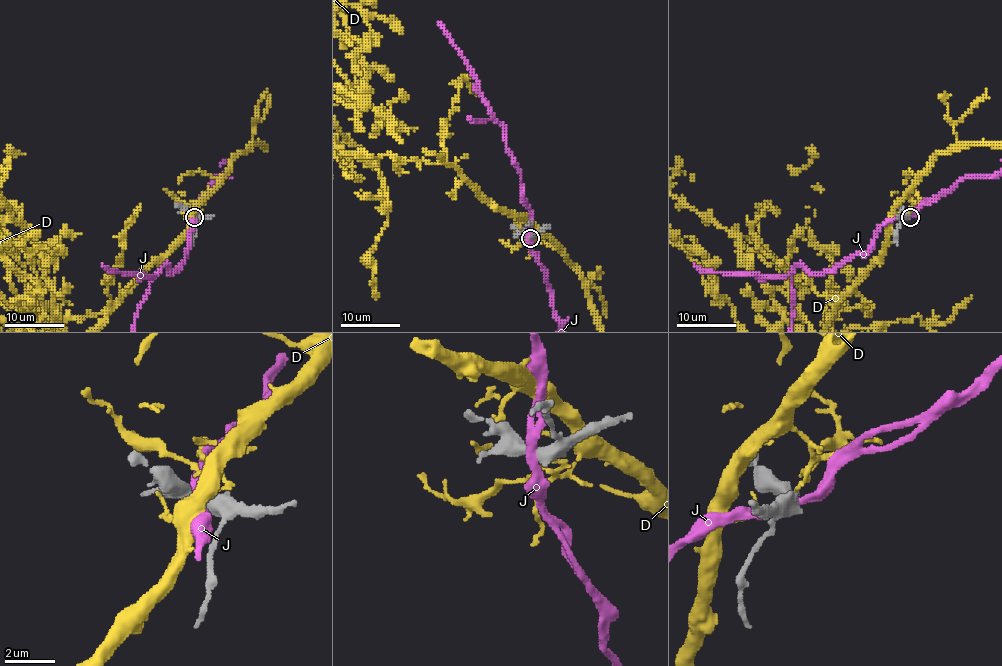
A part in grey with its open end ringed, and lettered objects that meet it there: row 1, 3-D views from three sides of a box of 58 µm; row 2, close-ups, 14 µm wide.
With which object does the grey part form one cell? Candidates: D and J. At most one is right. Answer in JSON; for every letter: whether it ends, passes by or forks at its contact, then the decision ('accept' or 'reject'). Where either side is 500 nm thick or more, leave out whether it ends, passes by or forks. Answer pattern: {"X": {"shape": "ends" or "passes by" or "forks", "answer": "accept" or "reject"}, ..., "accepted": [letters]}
{"D": {"shape": "ends", "answer": "reject"}, "J": {"shape": "passes by", "answer": "reject"}, "accepted": []}

